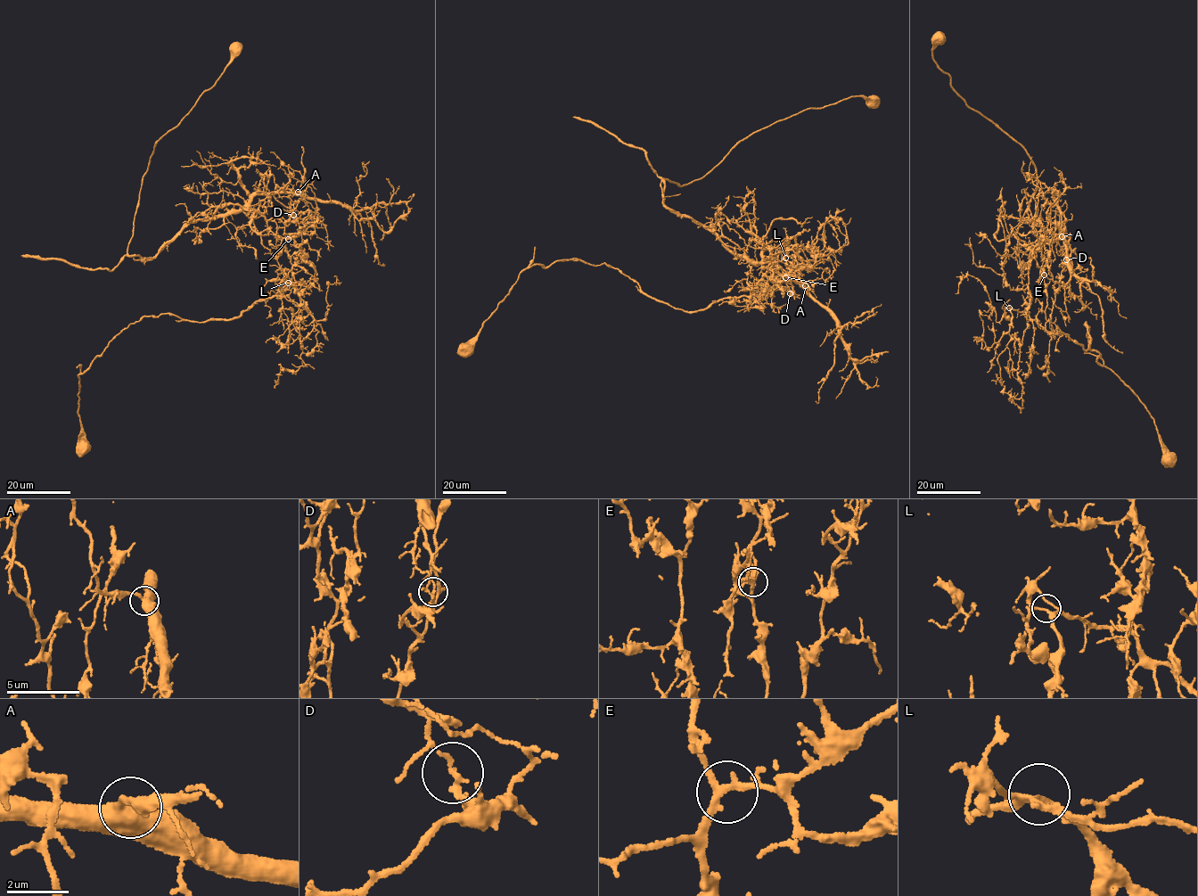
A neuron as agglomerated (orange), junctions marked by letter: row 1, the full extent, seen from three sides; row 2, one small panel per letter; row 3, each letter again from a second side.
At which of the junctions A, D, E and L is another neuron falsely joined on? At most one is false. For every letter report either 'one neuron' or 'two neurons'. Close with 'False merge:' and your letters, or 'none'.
A: one neuron
D: two neurons
E: one neuron
L: one neuron
False merge: D

